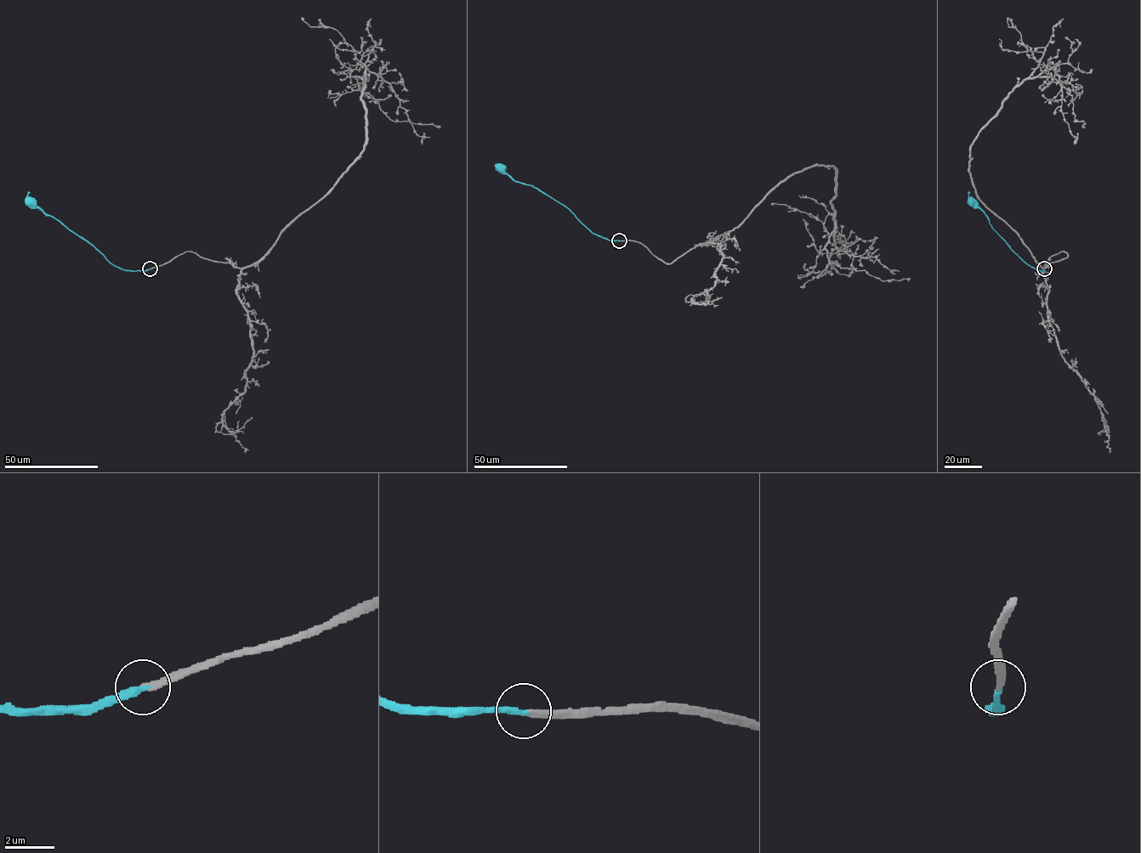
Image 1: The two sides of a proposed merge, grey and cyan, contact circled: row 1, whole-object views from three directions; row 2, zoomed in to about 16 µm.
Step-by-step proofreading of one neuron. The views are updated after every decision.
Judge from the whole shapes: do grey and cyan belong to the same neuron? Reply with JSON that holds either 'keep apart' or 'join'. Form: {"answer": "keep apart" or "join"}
{"answer": "join"}

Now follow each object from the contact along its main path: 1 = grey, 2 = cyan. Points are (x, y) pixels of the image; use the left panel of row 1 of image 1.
1: (150, 268), (185, 251), (238, 268), (257, 262), (363, 149), (364, 79), (356, 76), (390, 120), (438, 127)
2: (150, 268), (120, 268), (87, 241), (47, 216), (31, 200)

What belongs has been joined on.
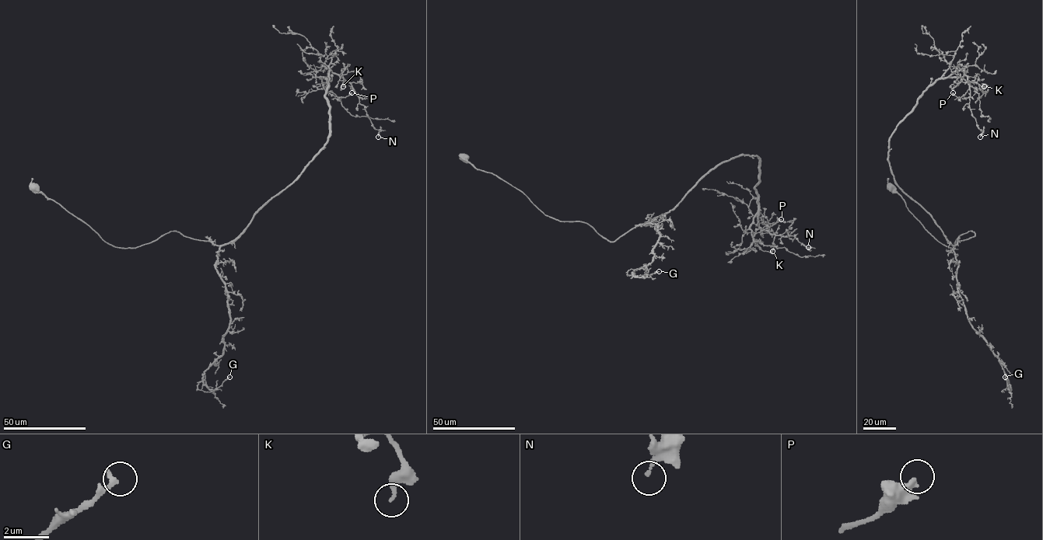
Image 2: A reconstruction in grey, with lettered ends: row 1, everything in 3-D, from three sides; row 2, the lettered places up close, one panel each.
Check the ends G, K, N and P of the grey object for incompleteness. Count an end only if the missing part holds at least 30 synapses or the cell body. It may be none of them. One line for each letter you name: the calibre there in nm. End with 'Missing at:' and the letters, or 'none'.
Missing at: none

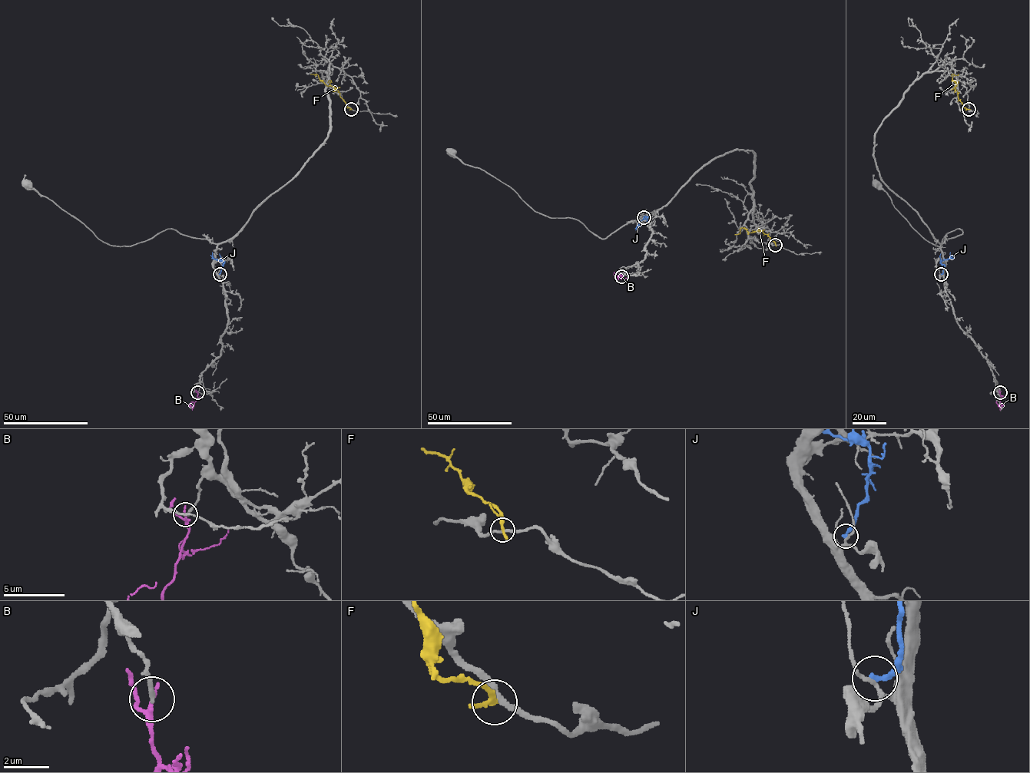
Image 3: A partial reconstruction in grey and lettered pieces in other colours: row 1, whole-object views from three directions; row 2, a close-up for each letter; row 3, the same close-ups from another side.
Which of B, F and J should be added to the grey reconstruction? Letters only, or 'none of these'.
none of these

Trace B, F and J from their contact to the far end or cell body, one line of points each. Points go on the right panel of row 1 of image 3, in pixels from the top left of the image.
B: (1000, 391), (1000, 407), (997, 401)
F: (968, 109), (963, 107), (955, 90), (957, 83), (952, 79), (952, 74), (958, 74)
J: (941, 274), (943, 272), (941, 262), (949, 258), (950, 252)

